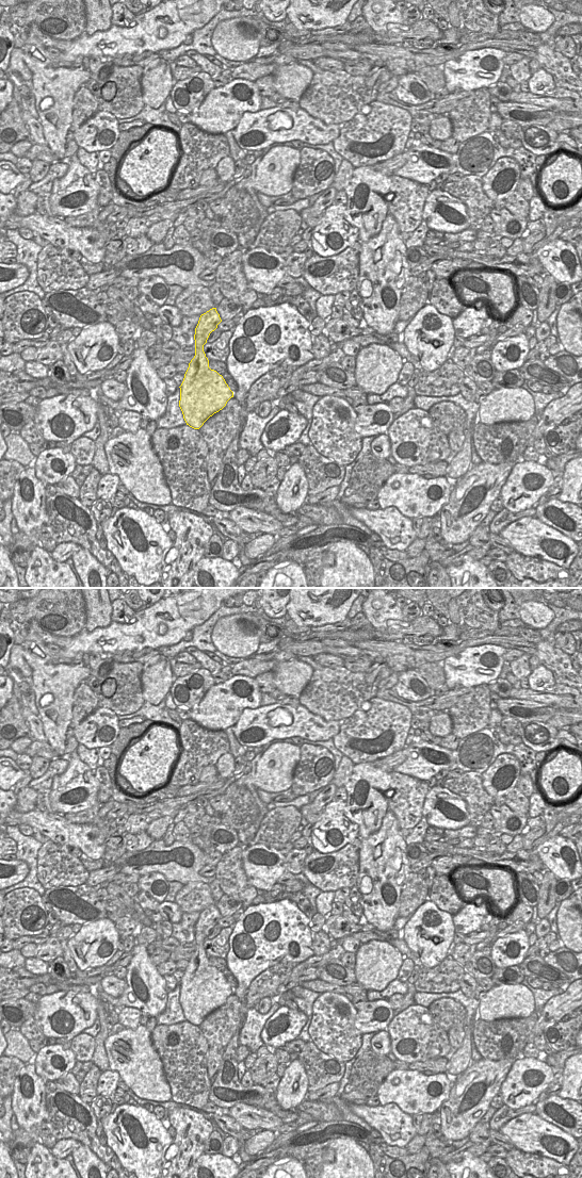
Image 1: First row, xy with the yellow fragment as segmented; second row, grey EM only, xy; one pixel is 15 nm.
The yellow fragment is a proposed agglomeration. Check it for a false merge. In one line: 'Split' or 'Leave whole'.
Leave whole.

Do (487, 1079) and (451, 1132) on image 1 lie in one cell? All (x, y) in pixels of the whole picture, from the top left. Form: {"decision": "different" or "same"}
{"decision": "same"}

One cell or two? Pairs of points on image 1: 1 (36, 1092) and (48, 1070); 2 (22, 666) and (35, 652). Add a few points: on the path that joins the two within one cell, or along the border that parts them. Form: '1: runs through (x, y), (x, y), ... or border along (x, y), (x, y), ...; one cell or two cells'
1: border along (34, 1064), (34, 1070), (42, 1079); two cells
2: border along (19, 644), (32, 675); two cells

